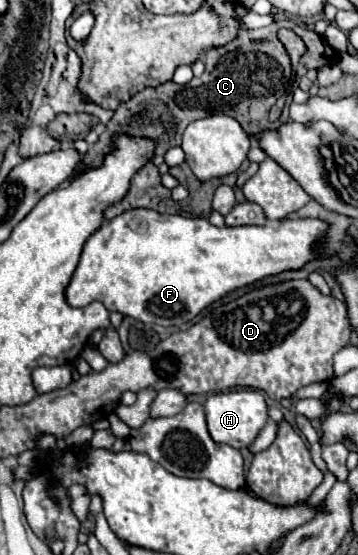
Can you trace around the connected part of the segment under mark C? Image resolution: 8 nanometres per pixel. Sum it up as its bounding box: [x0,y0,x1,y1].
[73,19,339,177]

